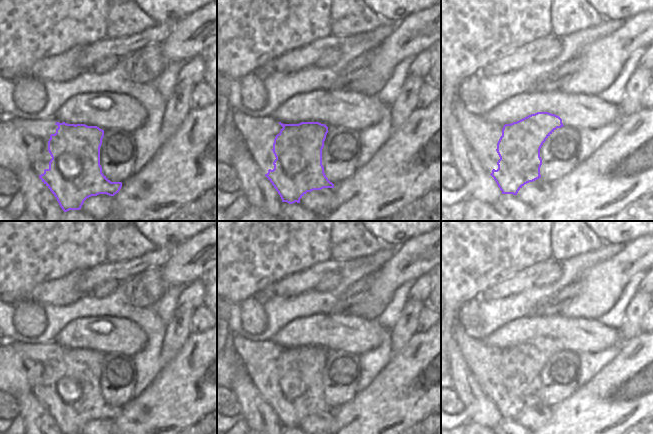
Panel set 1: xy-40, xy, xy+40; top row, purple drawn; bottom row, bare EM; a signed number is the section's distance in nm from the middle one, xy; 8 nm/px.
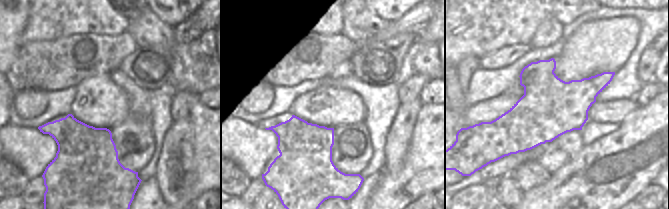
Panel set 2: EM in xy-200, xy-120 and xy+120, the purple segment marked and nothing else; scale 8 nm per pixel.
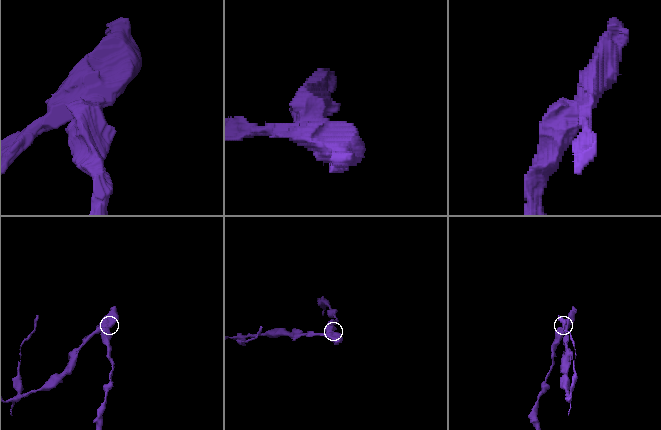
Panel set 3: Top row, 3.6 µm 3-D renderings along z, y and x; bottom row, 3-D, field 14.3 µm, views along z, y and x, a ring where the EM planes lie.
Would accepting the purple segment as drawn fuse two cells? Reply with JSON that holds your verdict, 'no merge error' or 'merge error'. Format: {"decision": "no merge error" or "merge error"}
{"decision": "merge error"}

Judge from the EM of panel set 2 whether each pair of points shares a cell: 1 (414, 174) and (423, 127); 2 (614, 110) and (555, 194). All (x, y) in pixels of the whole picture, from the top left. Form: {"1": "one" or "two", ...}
{"1": "one", "2": "two"}

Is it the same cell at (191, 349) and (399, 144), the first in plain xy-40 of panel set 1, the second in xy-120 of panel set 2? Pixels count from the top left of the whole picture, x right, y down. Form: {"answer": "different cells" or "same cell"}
{"answer": "different cells"}

